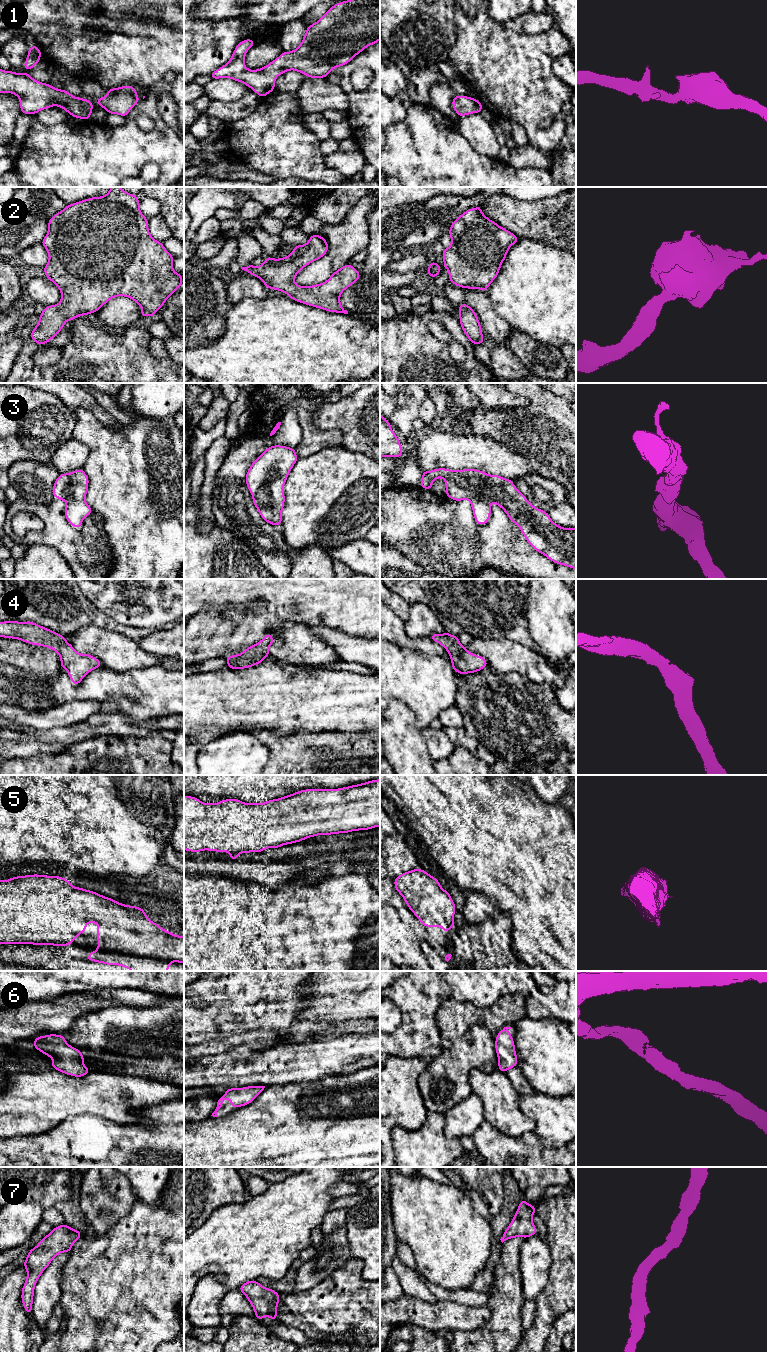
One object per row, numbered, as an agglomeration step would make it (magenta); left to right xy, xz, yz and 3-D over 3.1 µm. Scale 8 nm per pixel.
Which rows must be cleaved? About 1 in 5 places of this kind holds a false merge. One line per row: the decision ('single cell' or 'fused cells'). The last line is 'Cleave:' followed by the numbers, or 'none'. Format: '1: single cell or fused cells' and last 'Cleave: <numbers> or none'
1: single cell
2: single cell
3: single cell
4: single cell
5: single cell
6: single cell
7: single cell
Cleave: none

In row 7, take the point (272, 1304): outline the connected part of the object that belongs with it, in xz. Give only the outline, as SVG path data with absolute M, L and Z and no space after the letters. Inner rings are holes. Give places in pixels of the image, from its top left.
M256 1280L243 1283L238 1290L249 1300L258 1320L265 1318L267 1315L271 1320L277 1319L280 1295L276 1291L263 1287Z

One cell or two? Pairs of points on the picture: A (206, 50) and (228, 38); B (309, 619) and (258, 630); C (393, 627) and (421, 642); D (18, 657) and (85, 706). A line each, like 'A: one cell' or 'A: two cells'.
A: one cell
B: two cells
C: one cell
D: two cells

